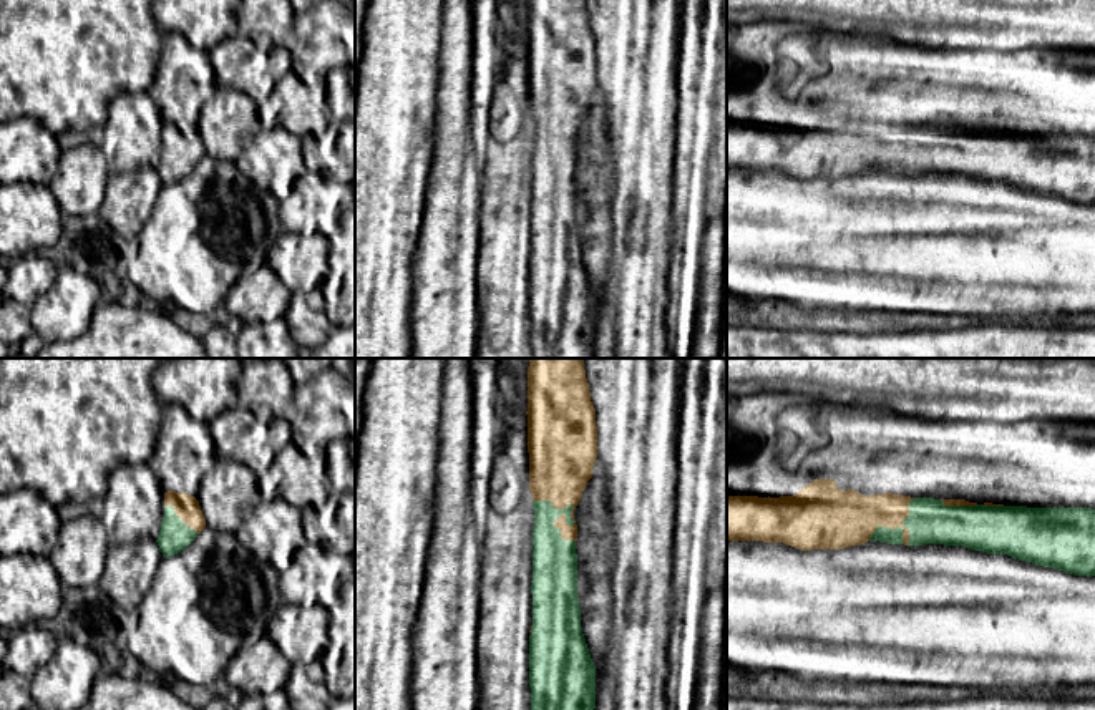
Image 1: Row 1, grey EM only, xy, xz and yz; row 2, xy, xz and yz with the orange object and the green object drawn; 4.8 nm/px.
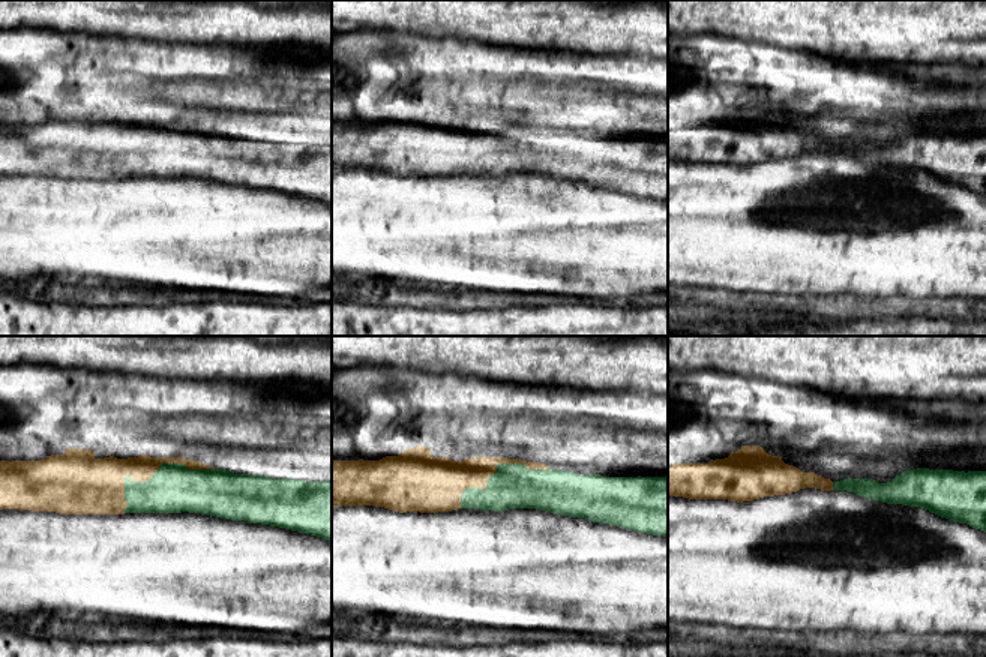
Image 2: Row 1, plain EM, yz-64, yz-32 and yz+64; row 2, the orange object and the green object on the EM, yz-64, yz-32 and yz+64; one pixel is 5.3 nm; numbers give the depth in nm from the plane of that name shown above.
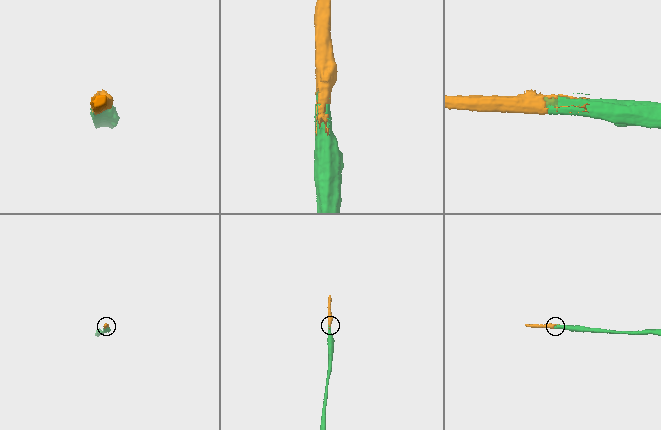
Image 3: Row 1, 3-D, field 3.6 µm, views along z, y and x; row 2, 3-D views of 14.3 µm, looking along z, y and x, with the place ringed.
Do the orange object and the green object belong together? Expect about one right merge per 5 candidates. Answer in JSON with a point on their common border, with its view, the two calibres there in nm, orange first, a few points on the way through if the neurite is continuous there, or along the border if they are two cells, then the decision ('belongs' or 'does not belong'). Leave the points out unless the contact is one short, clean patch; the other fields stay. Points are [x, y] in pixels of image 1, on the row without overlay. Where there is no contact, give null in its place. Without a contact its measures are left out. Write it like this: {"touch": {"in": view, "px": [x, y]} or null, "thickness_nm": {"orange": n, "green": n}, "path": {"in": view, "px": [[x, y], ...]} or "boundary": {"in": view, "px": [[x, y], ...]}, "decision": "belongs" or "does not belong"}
{"touch": {"in": "xz", "px": [573, 148]}, "thickness_nm": {"orange": 300, "green": 220}, "decision": "belongs"}

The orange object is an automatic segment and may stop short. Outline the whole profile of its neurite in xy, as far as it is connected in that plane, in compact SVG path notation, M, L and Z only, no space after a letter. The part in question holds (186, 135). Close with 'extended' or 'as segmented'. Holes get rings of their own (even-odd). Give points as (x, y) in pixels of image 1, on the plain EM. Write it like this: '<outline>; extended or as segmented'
M164 121L164 146L156 168L163 186L184 179L206 156L199 129L187 121Z; extended

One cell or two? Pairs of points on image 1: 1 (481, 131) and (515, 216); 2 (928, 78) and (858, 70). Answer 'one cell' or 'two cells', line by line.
1: one cell
2: one cell

